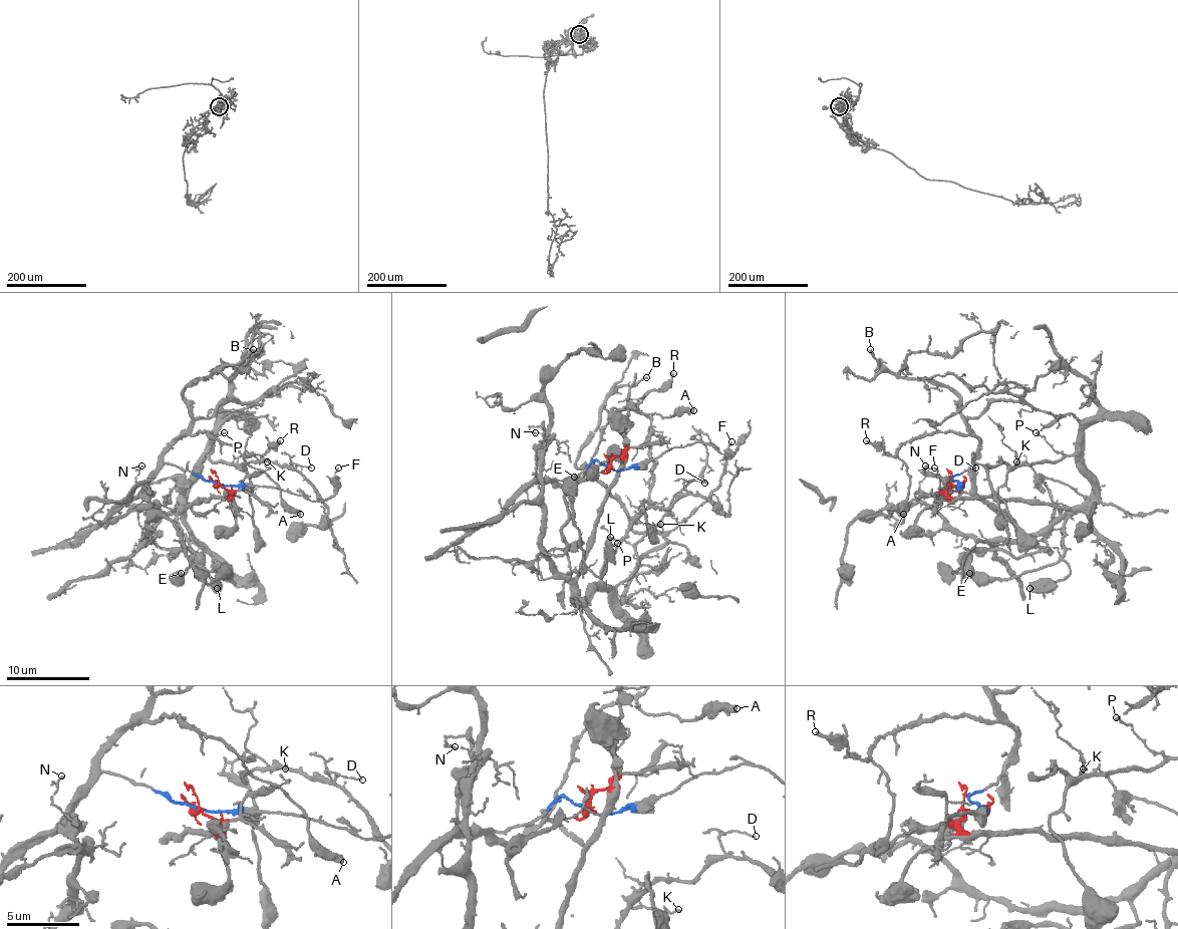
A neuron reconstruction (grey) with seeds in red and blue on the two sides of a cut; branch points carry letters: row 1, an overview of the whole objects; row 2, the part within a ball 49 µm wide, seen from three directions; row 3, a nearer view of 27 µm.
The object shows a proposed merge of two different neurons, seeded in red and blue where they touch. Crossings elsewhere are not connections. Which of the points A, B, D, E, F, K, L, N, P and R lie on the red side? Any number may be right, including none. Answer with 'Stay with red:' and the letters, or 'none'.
Stay with red: D, E, K, L, P

